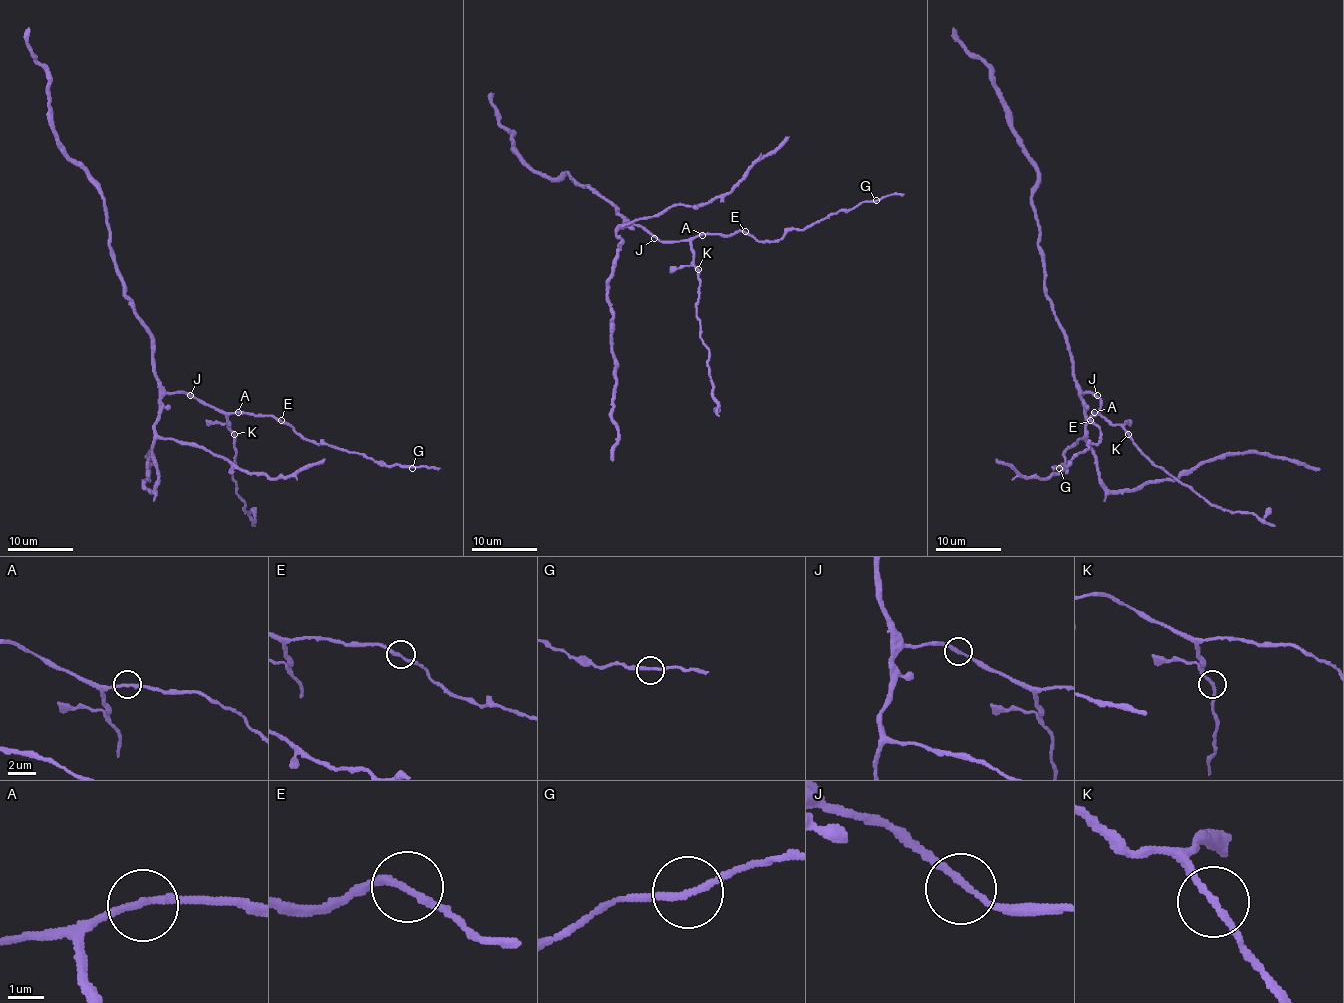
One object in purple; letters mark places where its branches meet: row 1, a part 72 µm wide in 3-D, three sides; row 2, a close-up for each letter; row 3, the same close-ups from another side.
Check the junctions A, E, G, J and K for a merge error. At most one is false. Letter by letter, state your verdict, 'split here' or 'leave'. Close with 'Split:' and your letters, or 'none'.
A: leave
E: leave
G: leave
J: leave
K: split here
Split: K

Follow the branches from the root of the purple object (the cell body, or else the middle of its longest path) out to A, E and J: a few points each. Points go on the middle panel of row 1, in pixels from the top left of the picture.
A: (615, 210), (630, 223), (641, 225), (661, 241), (682, 241), (702, 235)
E: (615, 210), (630, 223), (641, 225), (661, 241), (745, 231)
J: (615, 210), (630, 223), (641, 225), (654, 238)

